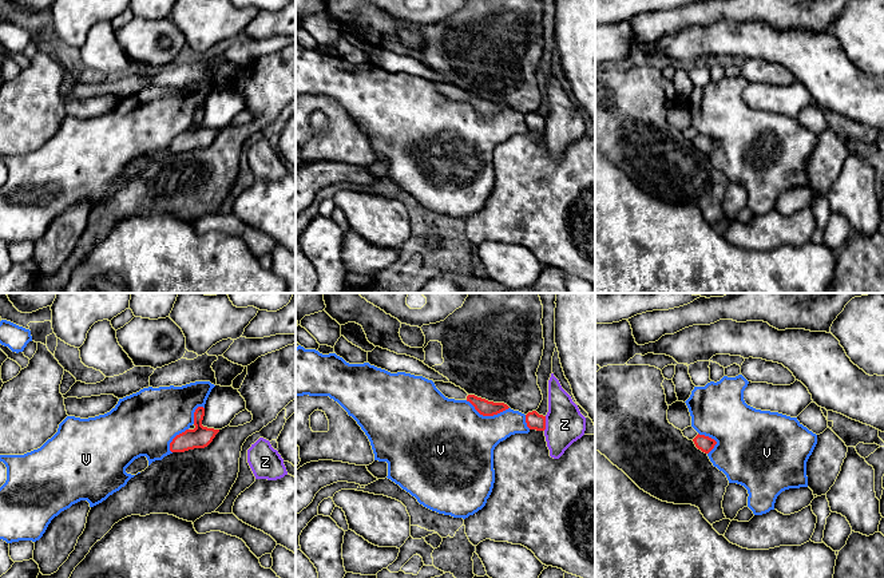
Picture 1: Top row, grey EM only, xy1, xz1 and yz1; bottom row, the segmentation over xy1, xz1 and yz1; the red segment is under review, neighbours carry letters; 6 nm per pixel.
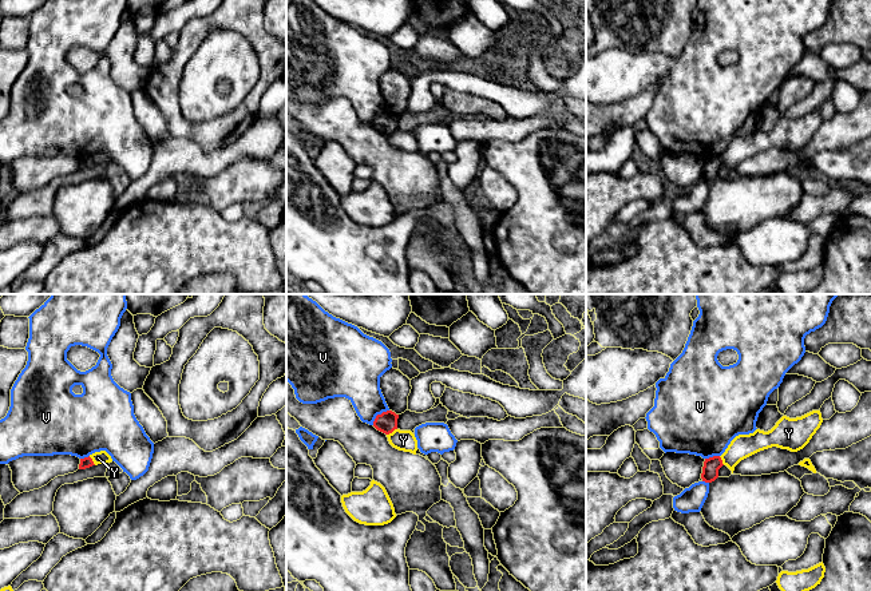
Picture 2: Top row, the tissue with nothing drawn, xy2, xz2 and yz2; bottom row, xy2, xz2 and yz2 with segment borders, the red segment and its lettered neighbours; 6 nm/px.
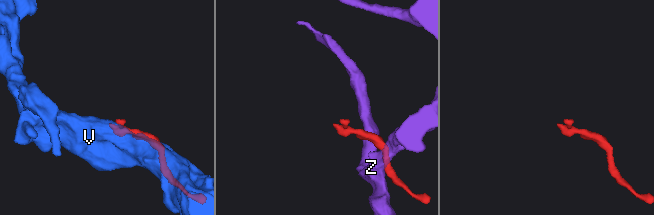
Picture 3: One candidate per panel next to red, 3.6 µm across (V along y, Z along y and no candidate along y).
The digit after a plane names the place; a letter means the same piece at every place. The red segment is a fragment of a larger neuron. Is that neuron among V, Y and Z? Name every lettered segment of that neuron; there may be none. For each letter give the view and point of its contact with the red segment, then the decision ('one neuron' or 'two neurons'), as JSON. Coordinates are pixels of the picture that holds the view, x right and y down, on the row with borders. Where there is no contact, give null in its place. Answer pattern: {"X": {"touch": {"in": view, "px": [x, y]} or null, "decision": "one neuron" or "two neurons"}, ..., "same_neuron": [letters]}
{"V": {"touch": {"in": "xz1", "px": [487, 415]}, "decision": "two neurons"}, "Y": {"touch": {"in": "xz2", "px": [391, 432]}, "decision": "two neurons"}, "Z": {"touch": {"in": "xz1", "px": [544, 423]}, "decision": "two neurons"}, "same_neuron": []}

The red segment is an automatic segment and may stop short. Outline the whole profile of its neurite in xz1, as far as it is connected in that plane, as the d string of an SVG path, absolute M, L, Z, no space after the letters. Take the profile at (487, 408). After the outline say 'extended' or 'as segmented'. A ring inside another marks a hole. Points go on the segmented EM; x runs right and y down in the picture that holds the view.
M433 381L433 383L436 388L445 397L455 399L455 400L467 400L483 416L493 416L510 408L504 403L493 403L493 401L488 401L485 399L477 397L475 395L468 395L464 389L461 389L460 387L456 387L452 383L444 383L444 381Z; extended

